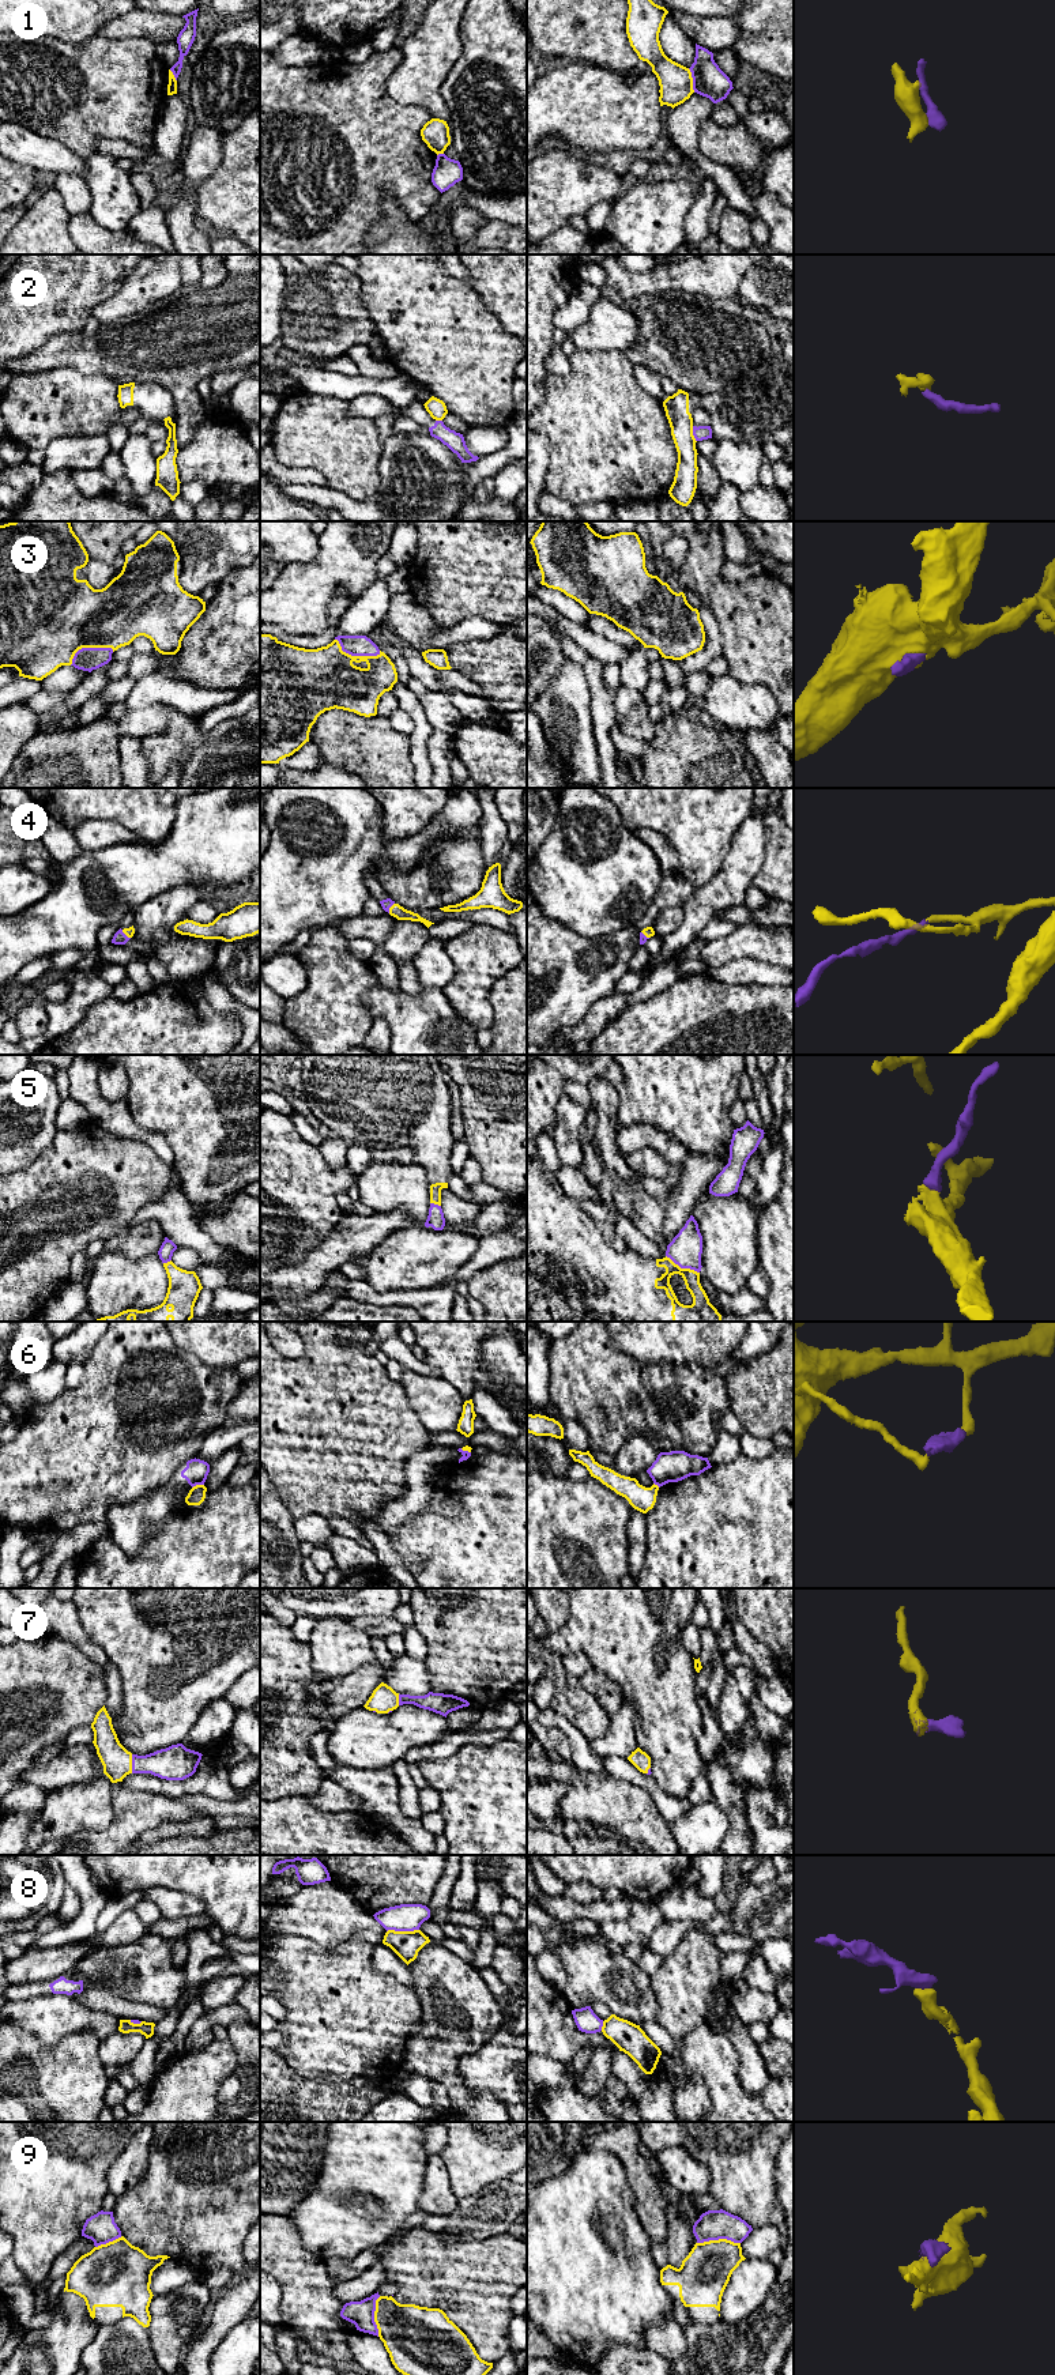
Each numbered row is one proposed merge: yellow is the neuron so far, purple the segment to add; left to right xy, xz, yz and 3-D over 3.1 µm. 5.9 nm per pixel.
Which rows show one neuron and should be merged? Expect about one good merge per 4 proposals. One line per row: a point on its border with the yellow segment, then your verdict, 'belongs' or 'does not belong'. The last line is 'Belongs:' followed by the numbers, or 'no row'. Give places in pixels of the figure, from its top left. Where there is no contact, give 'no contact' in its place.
1: meets yellow in yz at (692, 80); does not belong
2: meets yellow in yz at (692, 434); does not belong
3: meets yellow in xz at (355, 656); belongs
4: meets yellow in xz at (390, 908); belongs
5: meets yellow in yz at (682, 1269); belongs
6: meets yellow in xy at (198, 1485); does not belong
7: meets yellow in xy at (131, 1764); belongs
8: meets yellow in xz at (402, 1931); does not belong
9: meets yellow in yz at (718, 2240); does not belong
Belongs: 3, 4, 5, 7

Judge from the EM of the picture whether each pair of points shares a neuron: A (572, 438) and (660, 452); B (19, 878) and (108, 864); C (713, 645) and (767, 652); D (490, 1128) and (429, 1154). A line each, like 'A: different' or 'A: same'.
A: same
B: different
C: different
D: different

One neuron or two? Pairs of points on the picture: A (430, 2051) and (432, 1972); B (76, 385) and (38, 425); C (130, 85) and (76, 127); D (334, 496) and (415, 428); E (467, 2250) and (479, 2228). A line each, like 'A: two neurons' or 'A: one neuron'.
A: one neuron
B: one neuron
C: one neuron
D: two neurons
E: two neurons

